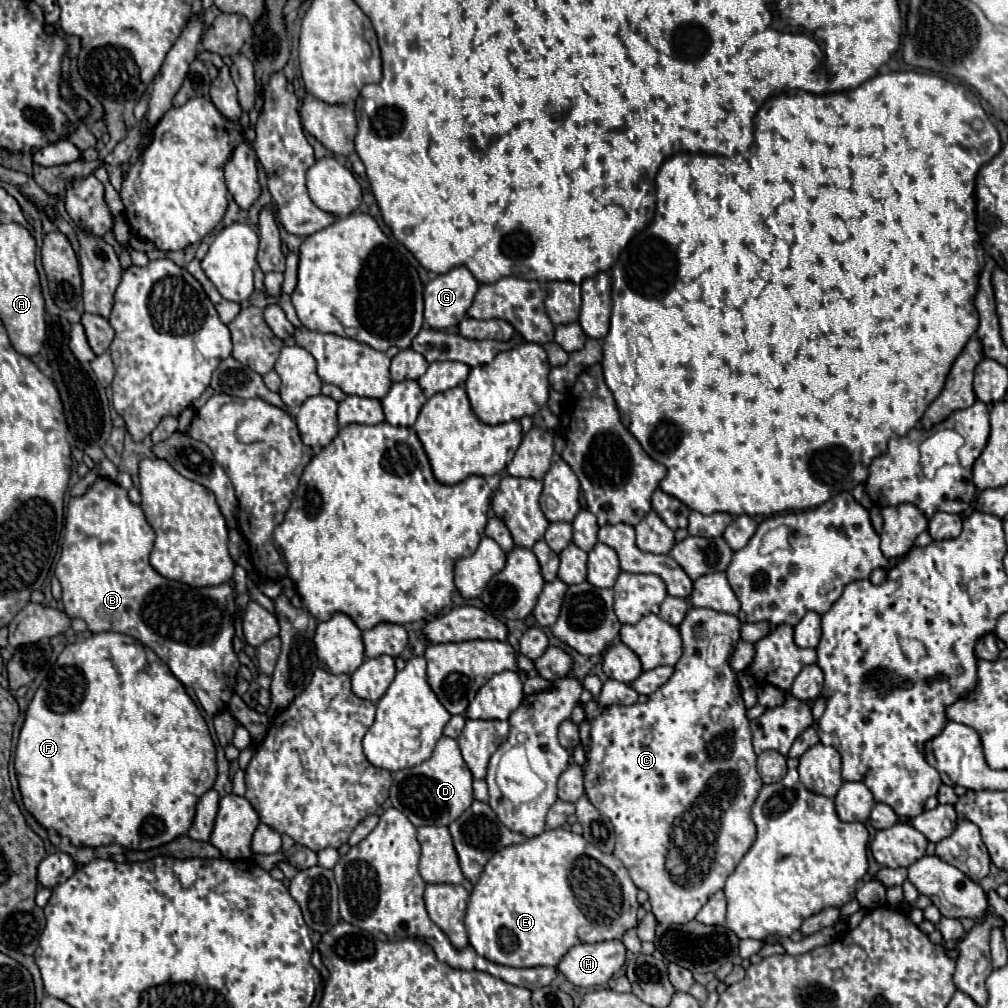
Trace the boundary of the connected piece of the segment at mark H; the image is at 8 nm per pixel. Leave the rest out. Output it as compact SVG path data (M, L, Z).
M622 940L576 944L558 964L558 970L576 986L604 986L626 960Z

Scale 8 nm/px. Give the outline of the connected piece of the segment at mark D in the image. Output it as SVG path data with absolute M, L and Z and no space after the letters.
M440 738L432 758L428 758L420 766L394 772L392 778L392 806L400 810L414 826L448 826L474 802L472 774L454 738Z

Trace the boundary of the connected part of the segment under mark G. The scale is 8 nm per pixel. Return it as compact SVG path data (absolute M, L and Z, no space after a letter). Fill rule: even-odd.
M464 266L436 276L424 288L424 320L434 330L458 326L466 318L476 290L478 280Z

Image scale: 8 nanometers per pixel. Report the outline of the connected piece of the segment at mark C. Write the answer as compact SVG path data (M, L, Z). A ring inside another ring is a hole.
M710 608L688 610L680 624L684 654L676 662L670 680L652 692L646 704L606 706L590 722L590 754L582 766L586 796L600 814L610 818L616 832L614 856L622 860L636 888L648 894L652 914L660 924L684 924L694 920L704 902L708 902L716 890L724 888L726 878L756 838L750 808L762 788L762 780L756 772L756 754L752 750L746 706L740 698L740 686L730 666L710 668L706 664L708 642L718 634L730 634L732 640L740 640L740 620L732 614ZM712 706L726 710L724 722L716 724L710 720L708 712ZM718 778L736 778L736 784L722 788L710 786Z

